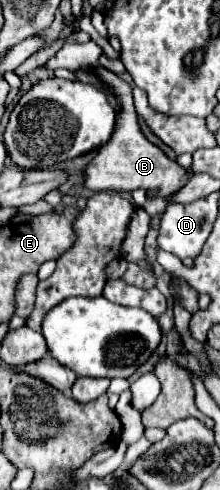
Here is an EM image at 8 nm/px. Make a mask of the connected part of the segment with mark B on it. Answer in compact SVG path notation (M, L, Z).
M96 65L96 71L102 71L102 79L106 79L106 83L110 83L114 91L118 91L118 97L122 99L122 111L120 111L120 127L116 129L114 137L110 139L110 143L106 143L106 147L98 151L98 155L86 167L84 185L90 191L128 191L130 193L134 189L144 189L146 193L154 191L156 197L170 197L178 193L188 183L190 177L184 167L168 159L156 145L152 145L142 135L138 127L138 117L132 105L132 87L100 65Z

